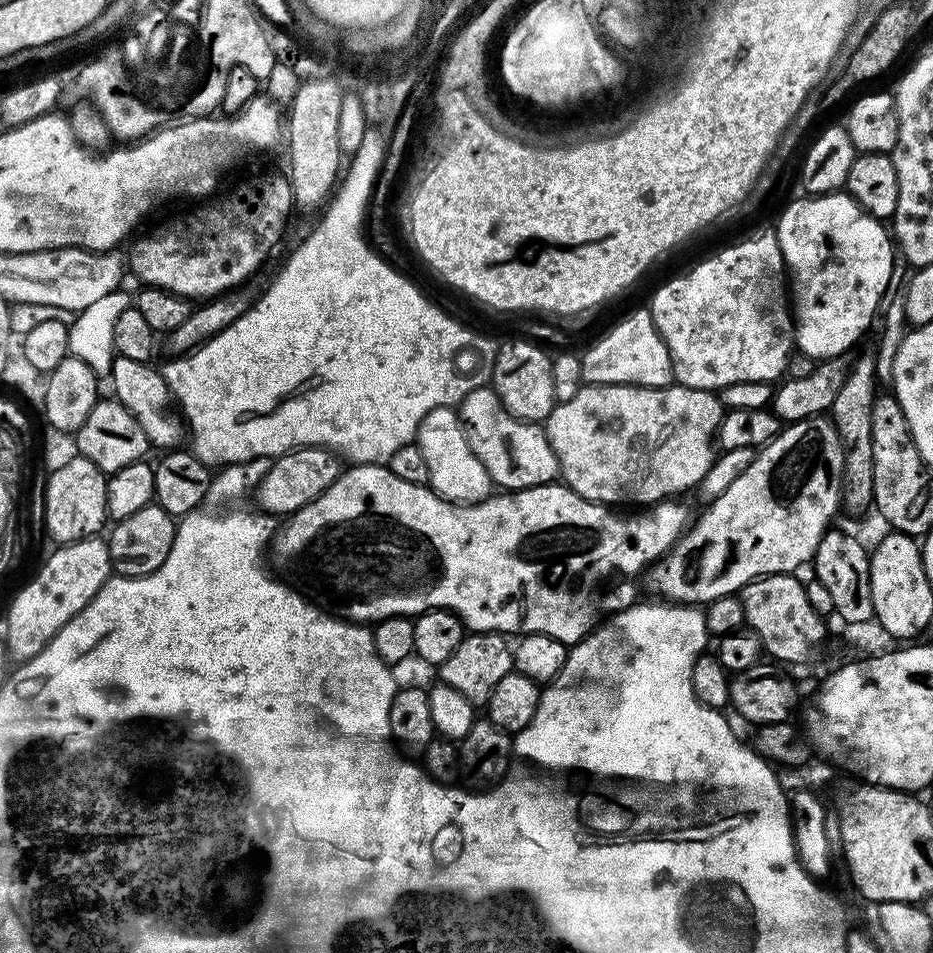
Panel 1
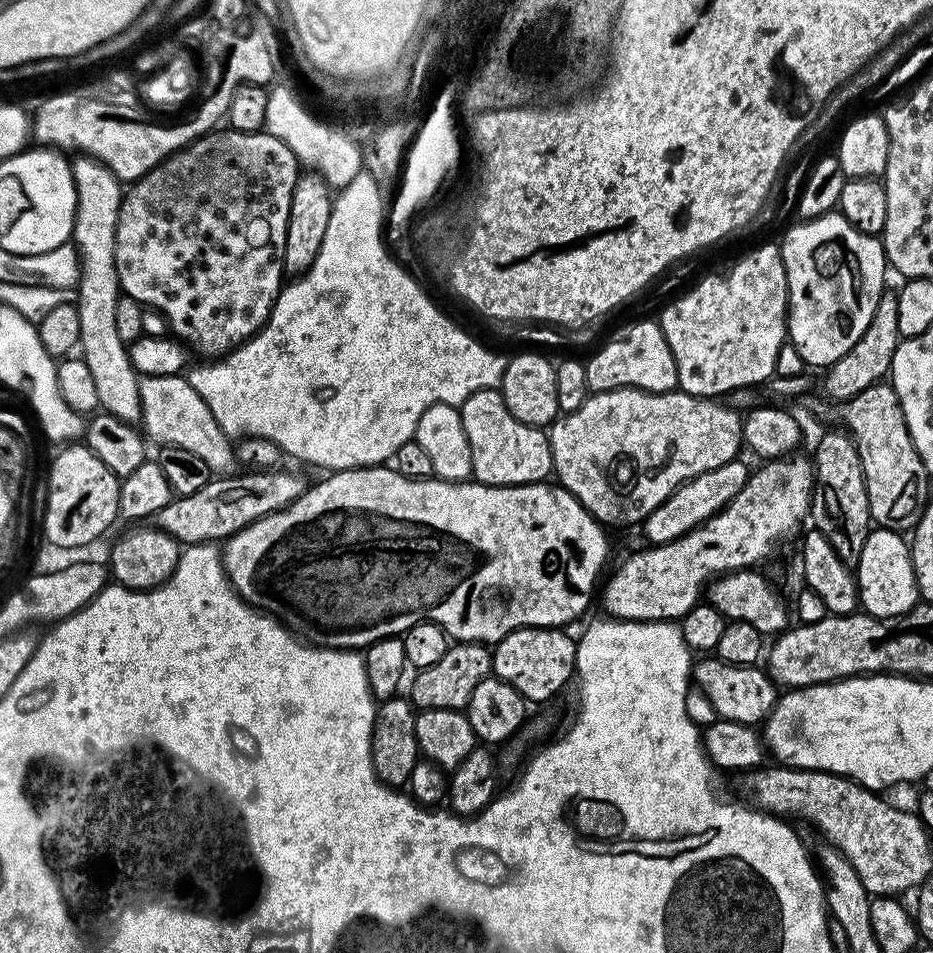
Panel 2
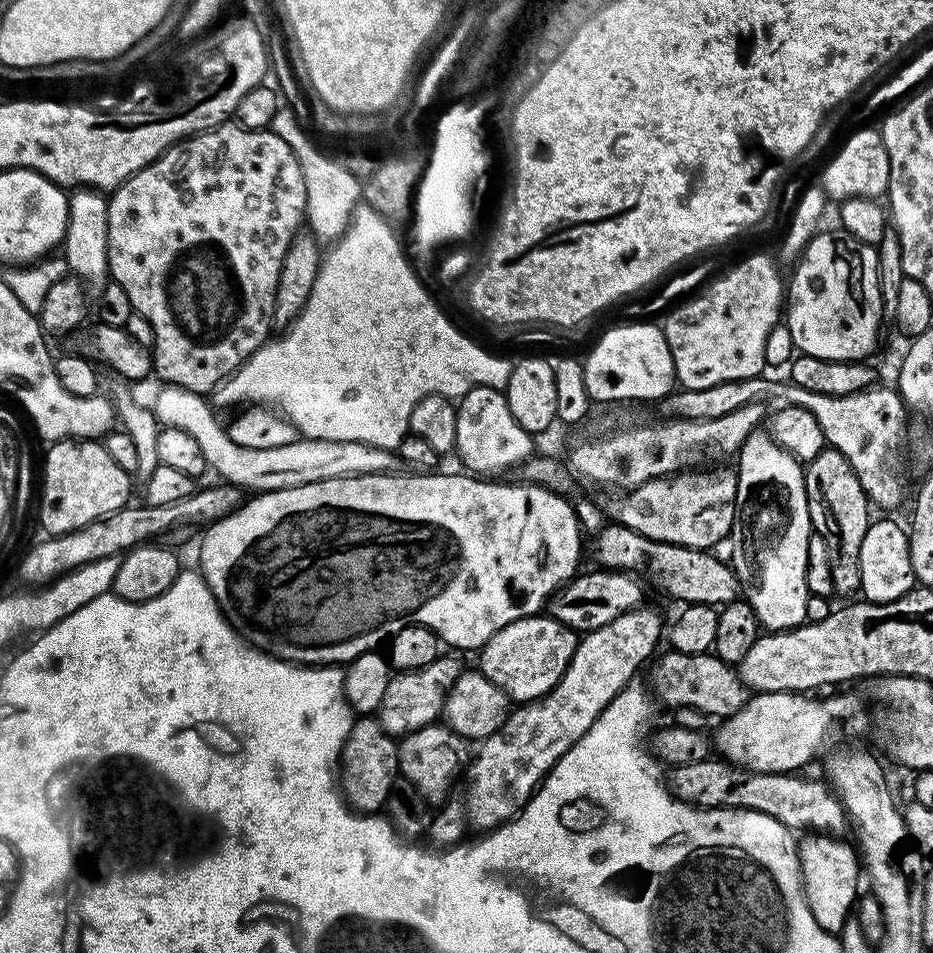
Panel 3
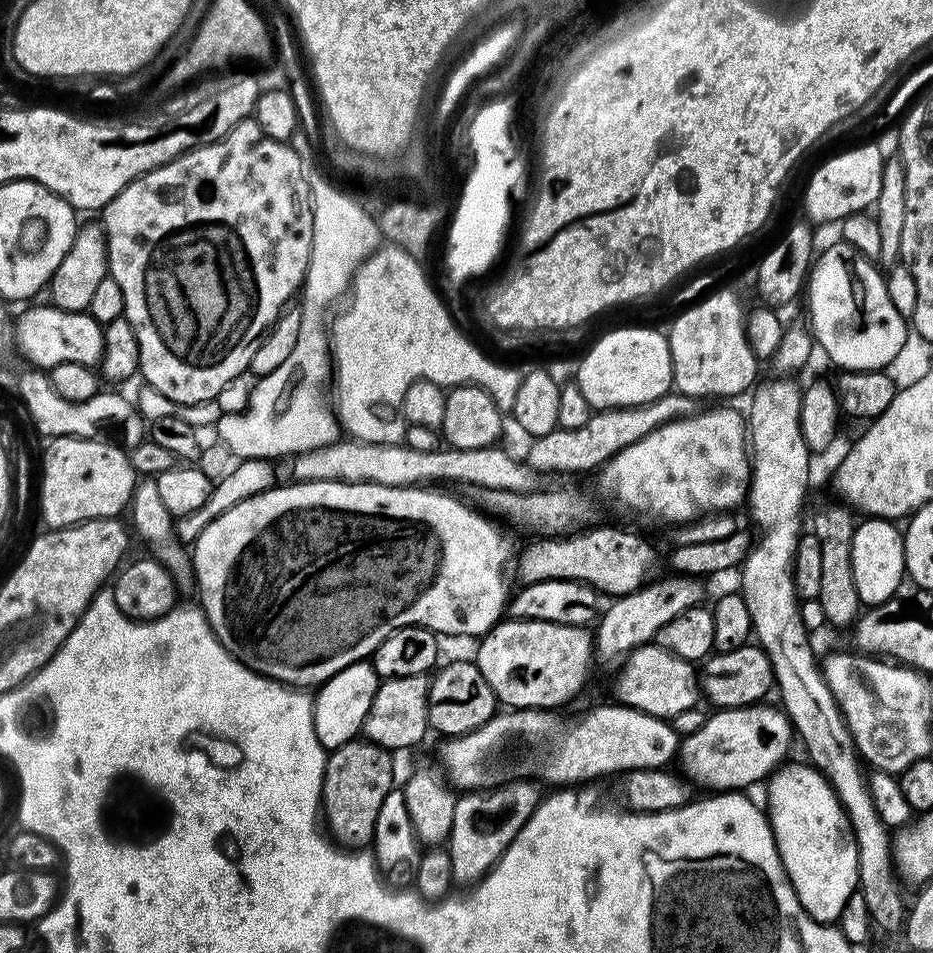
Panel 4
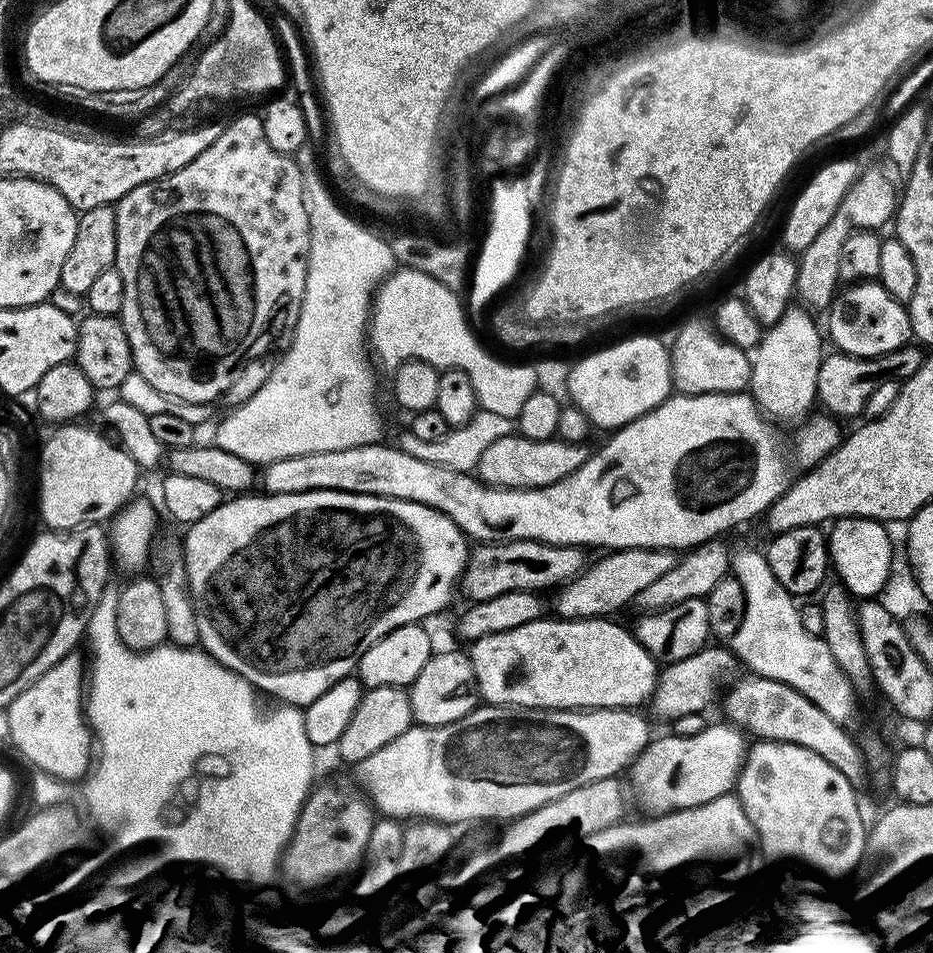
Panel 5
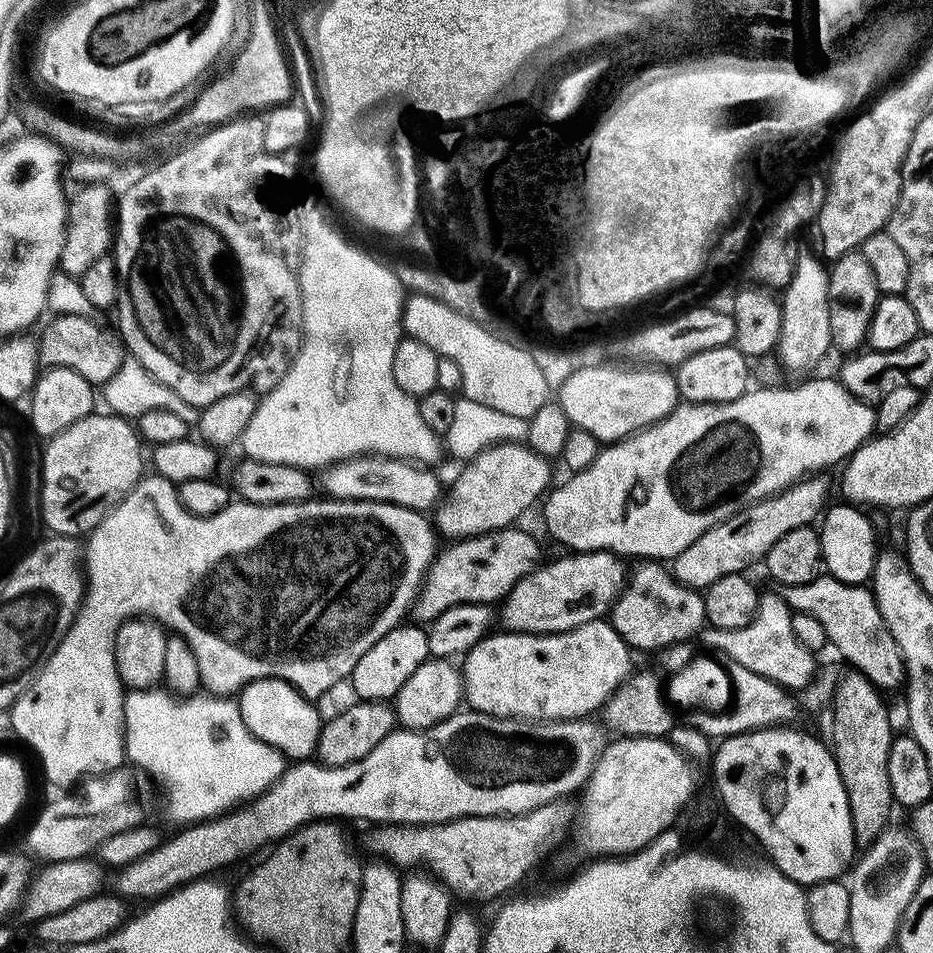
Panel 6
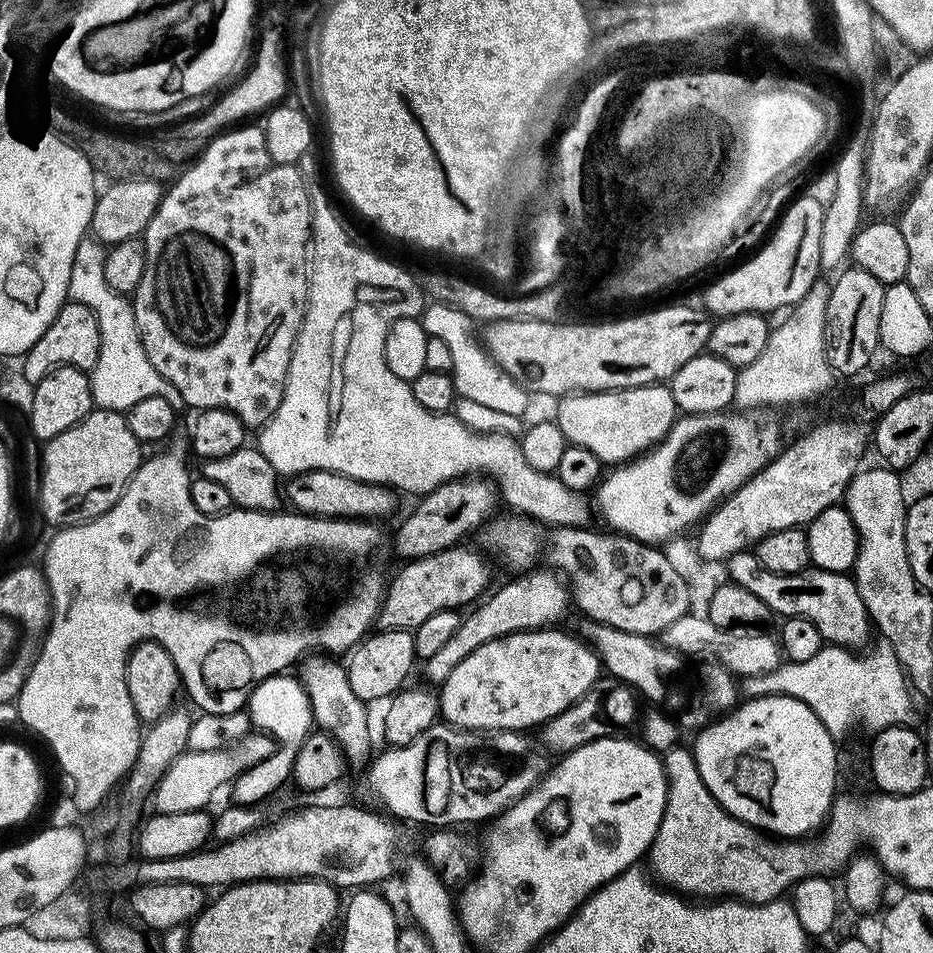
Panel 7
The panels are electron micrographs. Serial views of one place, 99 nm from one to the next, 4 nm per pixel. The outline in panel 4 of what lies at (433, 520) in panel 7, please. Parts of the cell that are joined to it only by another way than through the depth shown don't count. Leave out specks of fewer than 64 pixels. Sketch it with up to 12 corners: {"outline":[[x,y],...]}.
{"outline":[[670,390],[633,408],[593,411],[578,430],[535,437],[534,472],[592,472],[697,397]]}

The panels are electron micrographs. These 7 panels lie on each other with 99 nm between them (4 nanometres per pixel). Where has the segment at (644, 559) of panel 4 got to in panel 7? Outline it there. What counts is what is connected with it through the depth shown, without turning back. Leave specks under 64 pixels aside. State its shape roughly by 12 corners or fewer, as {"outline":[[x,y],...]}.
{"outline":[[447,548],[387,581],[379,627],[415,630],[479,601],[493,565]]}

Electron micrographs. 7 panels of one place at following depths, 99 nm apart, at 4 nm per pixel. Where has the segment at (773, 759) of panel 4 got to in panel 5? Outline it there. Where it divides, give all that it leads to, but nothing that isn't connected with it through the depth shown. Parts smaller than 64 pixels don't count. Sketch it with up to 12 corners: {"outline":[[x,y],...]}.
{"outline":[[657,735],[626,776],[649,817],[735,789],[746,736]]}

